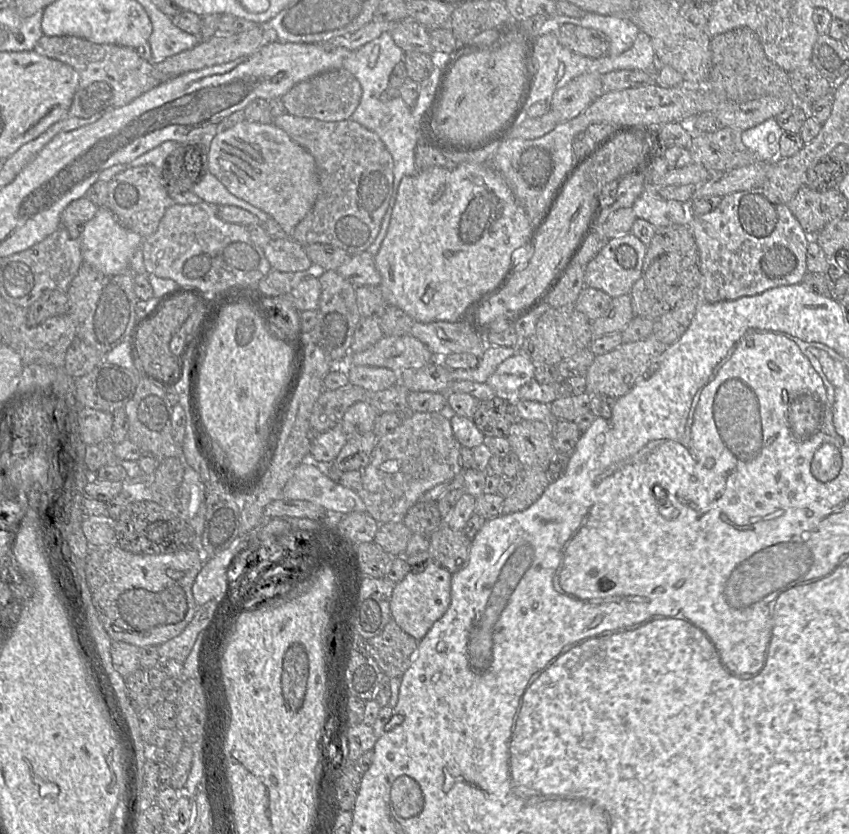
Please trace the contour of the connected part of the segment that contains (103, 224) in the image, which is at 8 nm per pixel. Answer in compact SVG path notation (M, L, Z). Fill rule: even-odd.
M100 206L95 216L84 225L81 236L83 262L106 275L118 275L130 269L131 259L141 248L144 238L124 226L107 206Z

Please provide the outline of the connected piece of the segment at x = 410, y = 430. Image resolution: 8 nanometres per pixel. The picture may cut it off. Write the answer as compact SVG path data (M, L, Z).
M415 412L392 432L379 437L368 465L362 470L360 487L355 490L366 506L366 512L380 525L402 522L409 509L429 490L462 474L461 445L453 435L450 420L439 412Z

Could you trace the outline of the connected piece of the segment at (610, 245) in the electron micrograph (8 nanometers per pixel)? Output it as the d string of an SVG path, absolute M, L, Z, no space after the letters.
M631 232L608 240L607 244L586 265L585 286L601 290L612 298L629 294L641 275L646 251L647 246Z

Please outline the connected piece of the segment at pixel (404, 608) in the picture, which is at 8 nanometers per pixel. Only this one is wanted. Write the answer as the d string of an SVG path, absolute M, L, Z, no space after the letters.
M435 562L421 573L409 572L402 581L393 586L390 601L391 618L416 641L422 640L449 608L451 579L452 574Z

